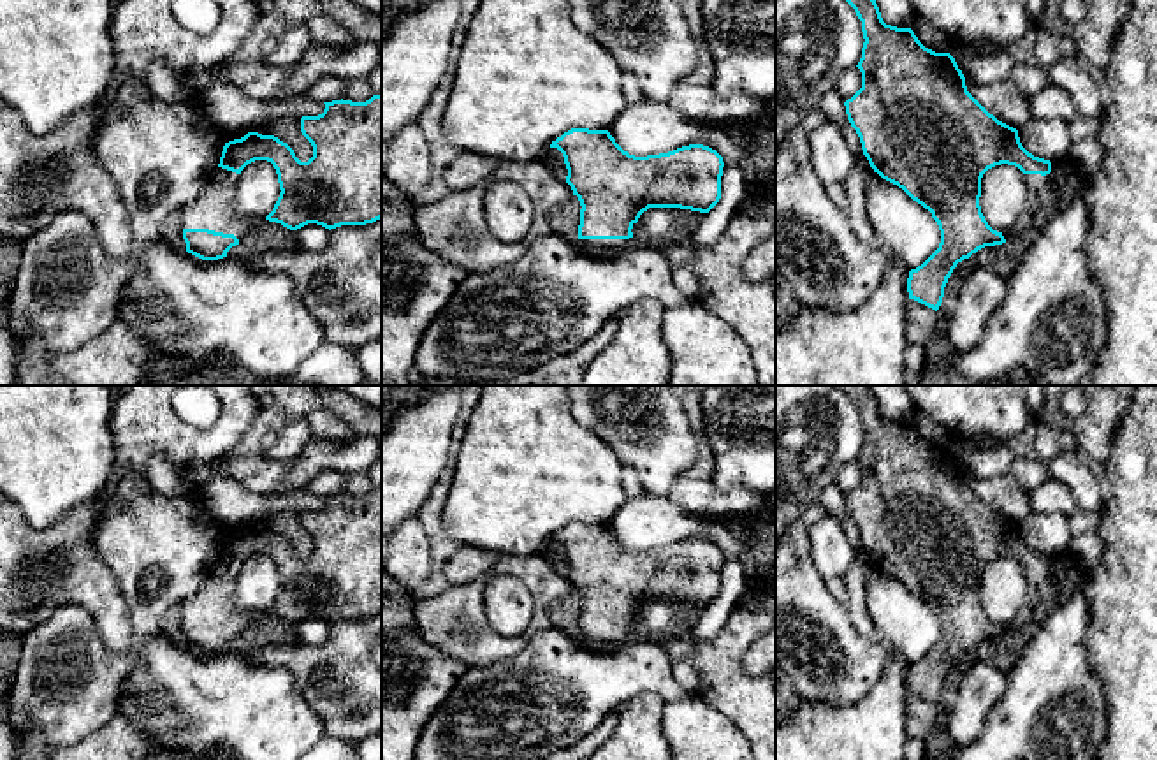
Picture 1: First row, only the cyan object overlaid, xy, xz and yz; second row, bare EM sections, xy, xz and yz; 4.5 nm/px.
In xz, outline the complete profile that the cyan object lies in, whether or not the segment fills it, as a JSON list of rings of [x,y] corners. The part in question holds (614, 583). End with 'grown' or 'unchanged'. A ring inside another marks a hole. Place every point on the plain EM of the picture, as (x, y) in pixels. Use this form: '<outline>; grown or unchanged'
[[[571,522],[552,535],[568,563],[566,577],[580,595],[578,637],[589,644],[617,647],[638,630],[638,612],[649,602],[680,602],[709,607],[721,593],[723,551],[703,538],[668,547],[635,551],[608,524]]]; grown

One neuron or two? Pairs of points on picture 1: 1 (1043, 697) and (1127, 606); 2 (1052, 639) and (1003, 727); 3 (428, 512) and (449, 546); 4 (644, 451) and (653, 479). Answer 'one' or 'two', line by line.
1: two
2: one
3: one
4: one

